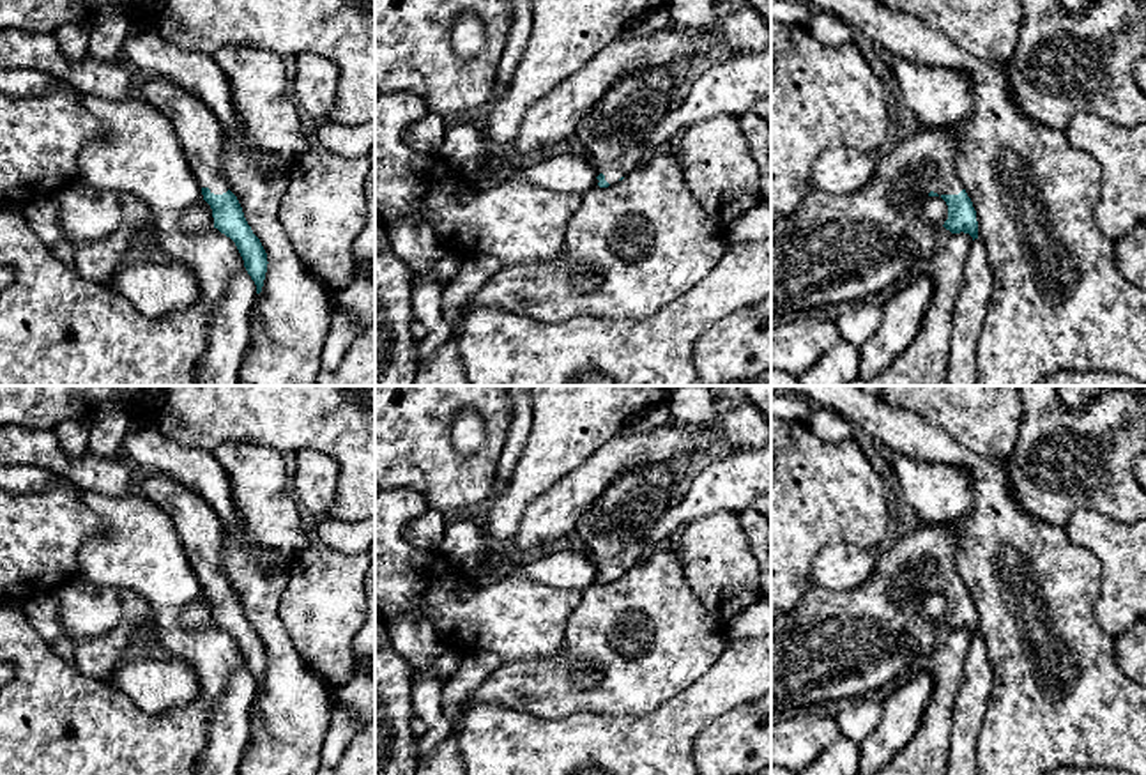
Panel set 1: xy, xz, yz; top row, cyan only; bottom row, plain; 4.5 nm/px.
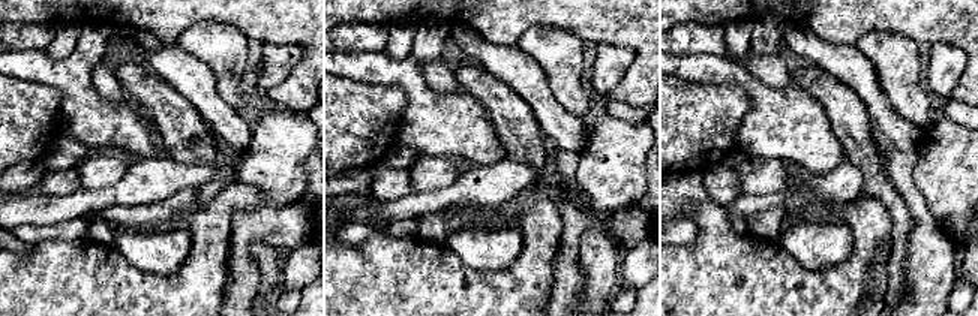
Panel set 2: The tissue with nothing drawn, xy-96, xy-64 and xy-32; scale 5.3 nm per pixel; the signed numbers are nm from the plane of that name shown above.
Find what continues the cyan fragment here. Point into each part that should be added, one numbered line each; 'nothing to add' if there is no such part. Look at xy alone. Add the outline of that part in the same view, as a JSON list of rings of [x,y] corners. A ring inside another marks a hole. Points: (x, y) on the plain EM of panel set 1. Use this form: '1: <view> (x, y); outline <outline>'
1: xy (200, 531); outline [[[149,472],[134,487],[172,518],[198,584],[209,584],[214,591],[226,589],[228,580],[221,573],[221,550],[226,534],[210,504],[159,472]]]

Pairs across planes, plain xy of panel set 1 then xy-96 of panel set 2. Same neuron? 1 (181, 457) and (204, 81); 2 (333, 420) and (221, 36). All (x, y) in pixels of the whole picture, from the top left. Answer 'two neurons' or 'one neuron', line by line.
1: one neuron
2: two neurons

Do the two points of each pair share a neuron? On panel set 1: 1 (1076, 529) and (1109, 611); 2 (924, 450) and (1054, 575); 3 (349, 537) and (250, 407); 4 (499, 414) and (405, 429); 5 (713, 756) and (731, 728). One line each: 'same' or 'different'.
1: same
2: same
3: different
4: same
5: same

